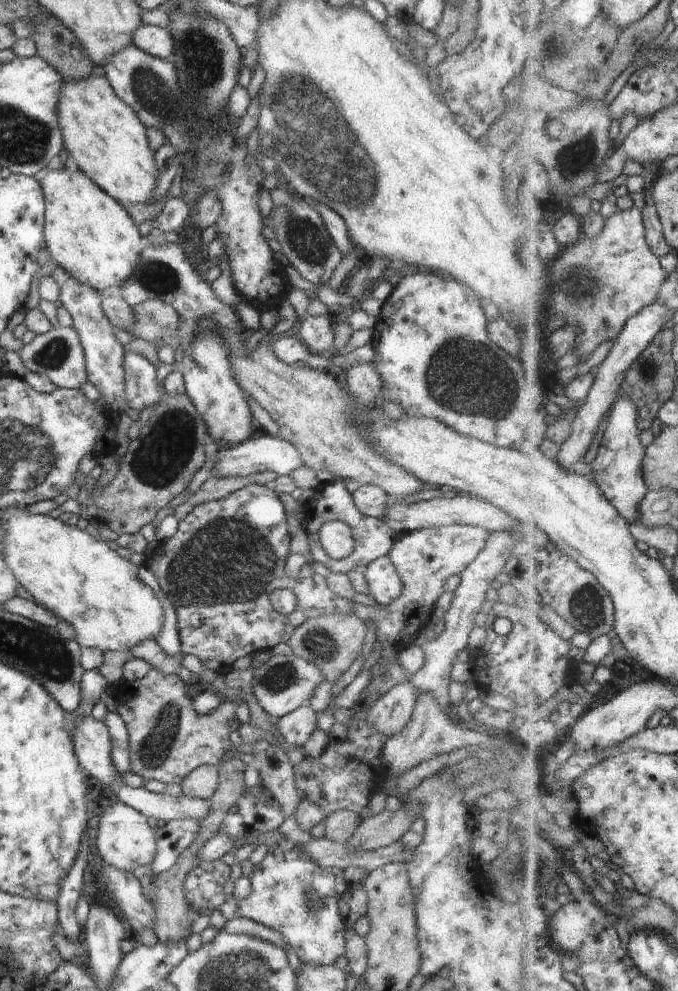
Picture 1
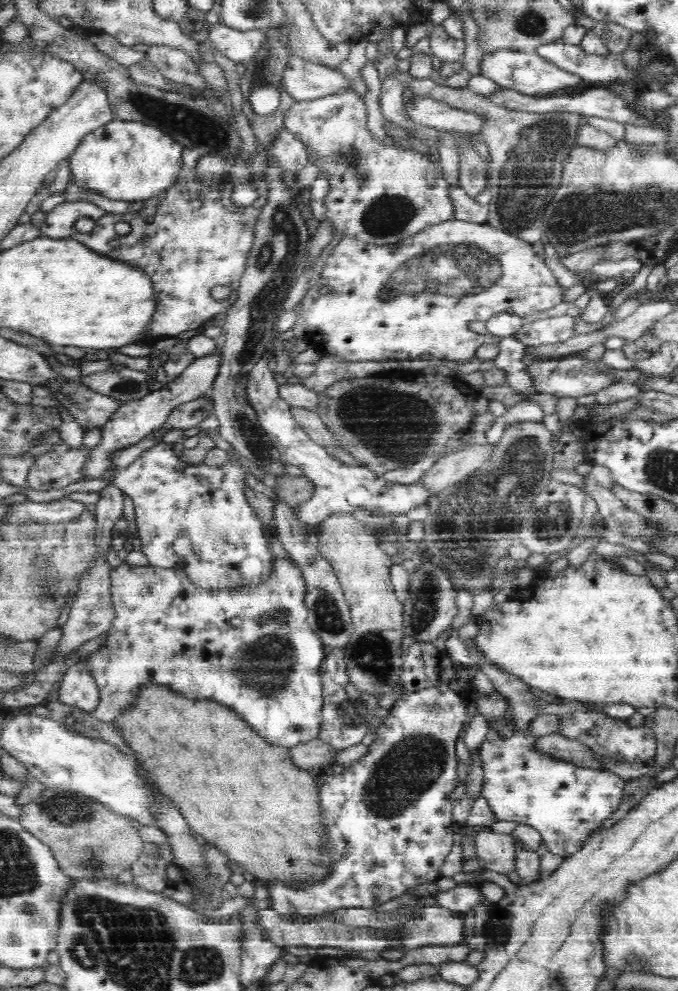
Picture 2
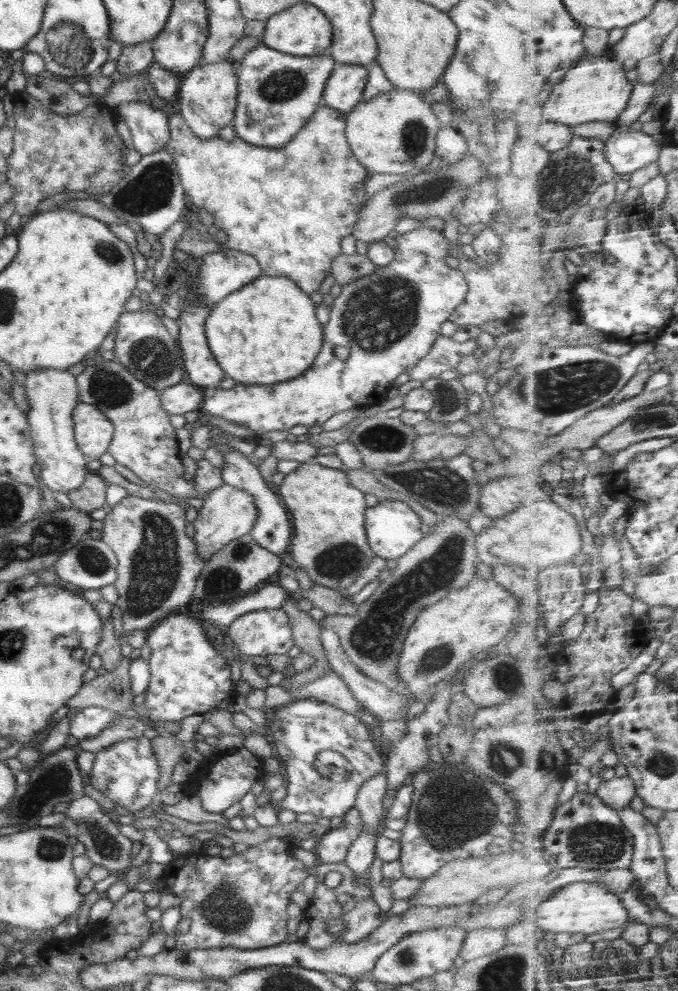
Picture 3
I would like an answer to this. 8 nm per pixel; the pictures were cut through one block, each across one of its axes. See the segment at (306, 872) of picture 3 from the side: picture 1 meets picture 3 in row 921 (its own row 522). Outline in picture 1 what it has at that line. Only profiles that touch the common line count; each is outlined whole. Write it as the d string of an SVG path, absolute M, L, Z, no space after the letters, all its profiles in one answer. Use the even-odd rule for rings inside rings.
M248 484L227 498L192 508L172 538L160 542L145 554L144 566L156 577L176 611L182 654L197 656L207 670L217 673L218 670L232 668L239 658L286 643L294 630L308 618L353 613L351 604L354 602L343 600L331 592L322 576L304 579L292 578L286 573L284 568L291 542L286 515L279 496L272 488ZM278 589L288 589L296 595L297 606L292 614L281 614L272 608L270 596Z

